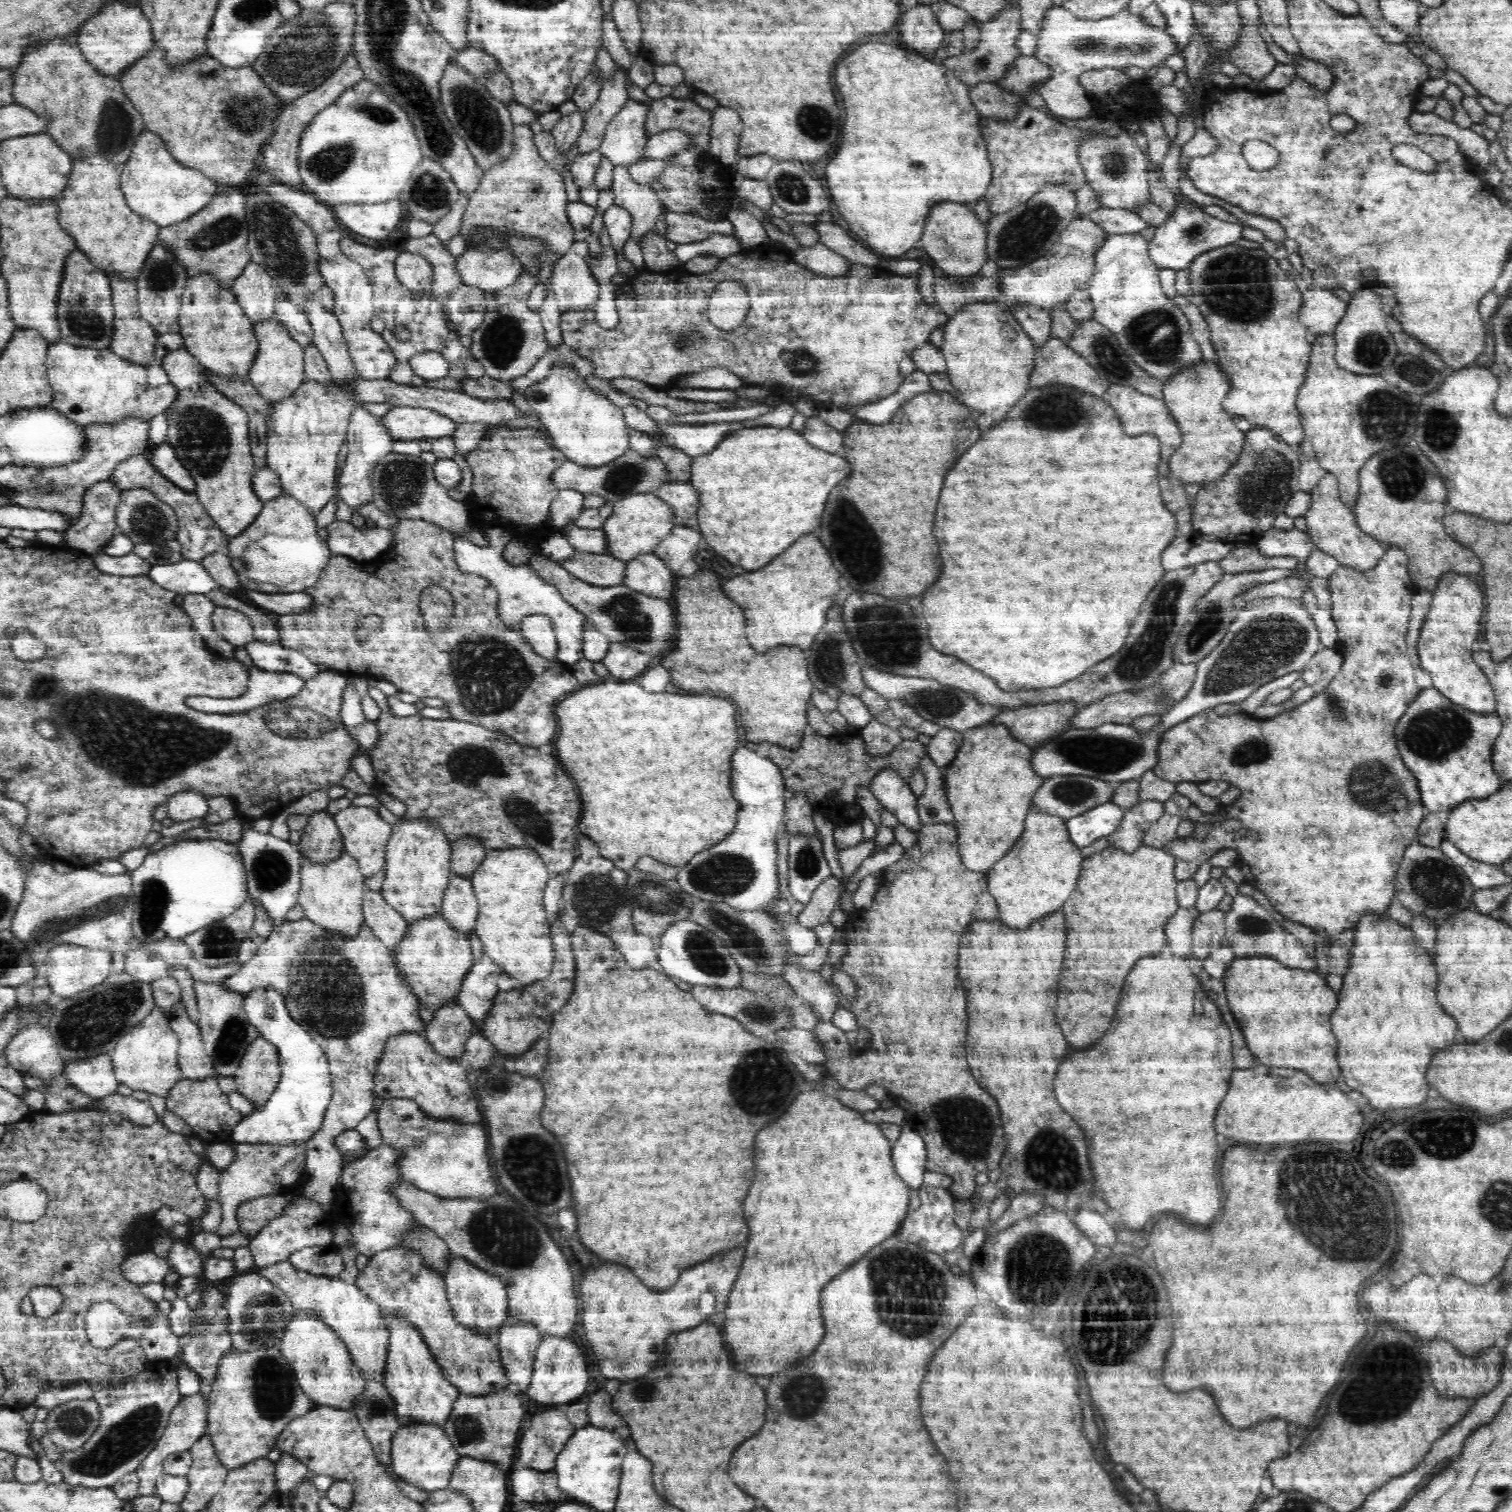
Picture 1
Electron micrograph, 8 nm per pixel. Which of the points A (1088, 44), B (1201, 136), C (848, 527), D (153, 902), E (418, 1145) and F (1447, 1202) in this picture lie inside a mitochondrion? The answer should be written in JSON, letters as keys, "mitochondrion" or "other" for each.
{"A":"mitochondrion","B":"other","C":"mitochondrion","D":"mitochondrion","E":"mitochondrion","F":"other"}

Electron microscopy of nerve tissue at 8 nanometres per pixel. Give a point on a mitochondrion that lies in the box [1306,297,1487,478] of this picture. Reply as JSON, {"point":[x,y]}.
{"point":[1384,415]}

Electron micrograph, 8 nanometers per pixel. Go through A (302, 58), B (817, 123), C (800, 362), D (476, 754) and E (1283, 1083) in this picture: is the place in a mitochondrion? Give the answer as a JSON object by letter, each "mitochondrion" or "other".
{"A":"mitochondrion","B":"mitochondrion","C":"mitochondrion","D":"mitochondrion","E":"mitochondrion"}

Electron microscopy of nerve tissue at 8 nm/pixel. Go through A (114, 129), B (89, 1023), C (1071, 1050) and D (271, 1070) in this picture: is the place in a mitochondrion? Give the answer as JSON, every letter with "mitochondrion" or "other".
{"A":"mitochondrion","B":"mitochondrion","C":"other","D":"other"}

